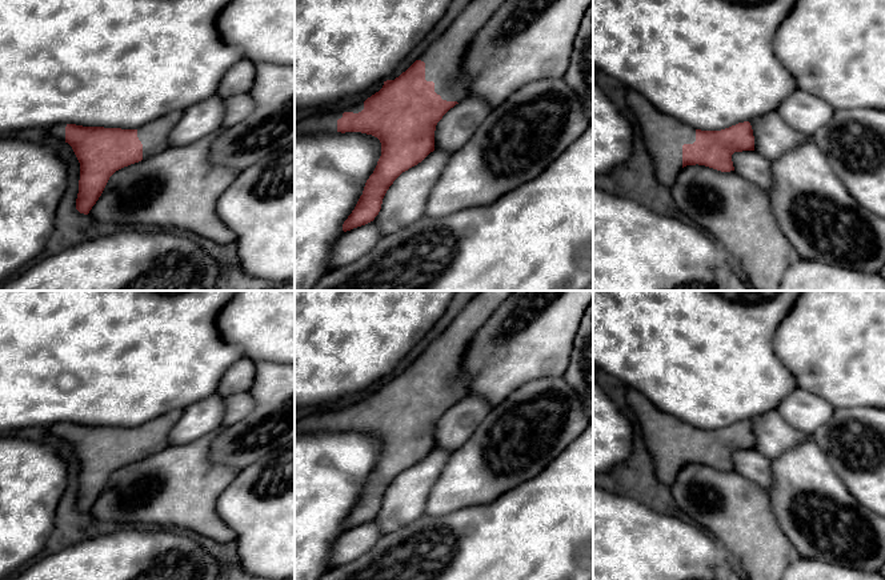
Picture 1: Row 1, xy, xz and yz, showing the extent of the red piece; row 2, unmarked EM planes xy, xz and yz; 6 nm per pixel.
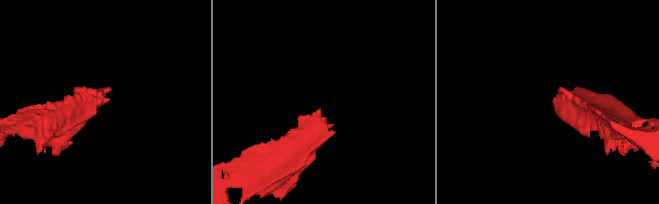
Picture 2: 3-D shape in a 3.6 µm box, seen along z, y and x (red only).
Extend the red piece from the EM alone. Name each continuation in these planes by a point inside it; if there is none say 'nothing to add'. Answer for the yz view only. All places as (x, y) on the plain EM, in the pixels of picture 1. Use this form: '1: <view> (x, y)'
1: yz (664, 435)

